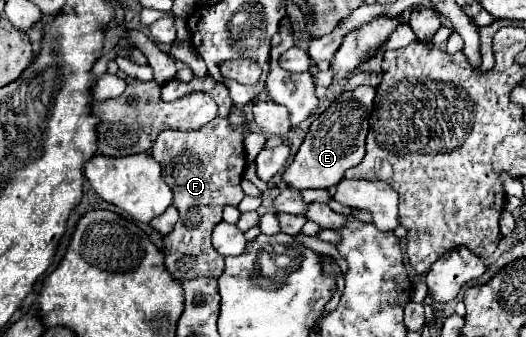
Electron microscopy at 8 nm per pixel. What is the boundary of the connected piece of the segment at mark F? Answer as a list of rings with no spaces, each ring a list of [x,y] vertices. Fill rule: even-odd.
[[[193,77],[191,83],[183,83],[179,79],[171,79],[161,87],[163,101],[175,101],[191,91],[203,91],[215,99],[219,105],[219,113],[205,127],[195,131],[177,131],[163,129],[151,149],[153,159],[163,169],[163,179],[173,191],[173,207],[179,211],[179,221],[175,229],[163,239],[165,267],[167,271],[179,279],[195,279],[195,277],[219,277],[225,267],[225,259],[211,245],[211,231],[221,221],[221,213],[225,205],[239,205],[245,197],[241,189],[241,177],[247,165],[245,159],[245,133],[235,131],[229,123],[229,113],[235,107],[229,89],[213,77]]]

